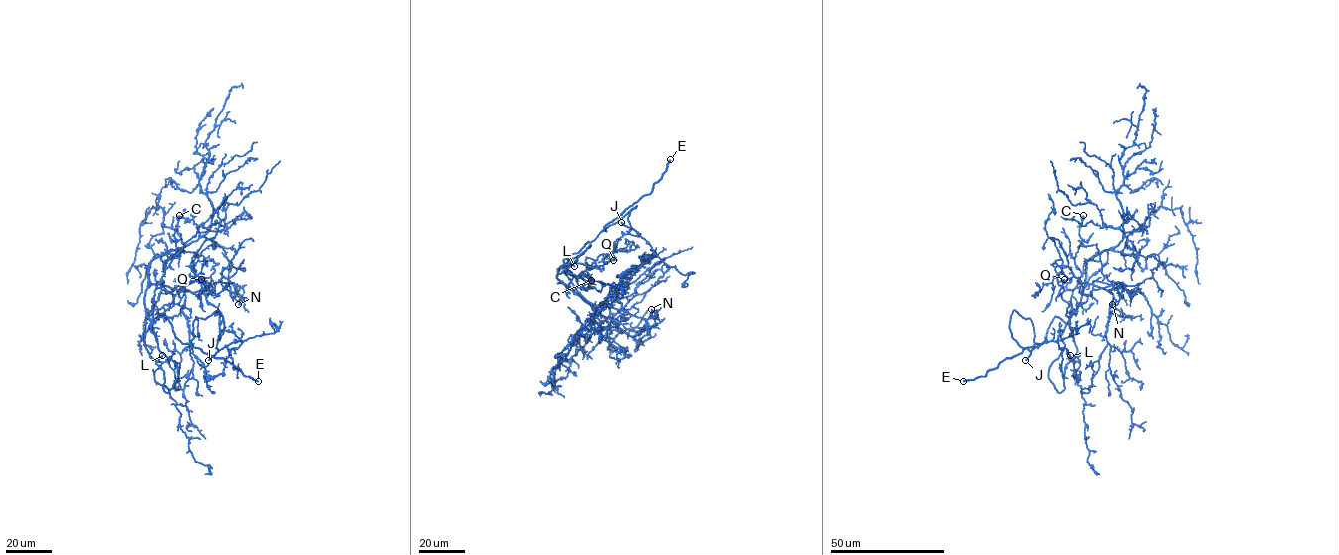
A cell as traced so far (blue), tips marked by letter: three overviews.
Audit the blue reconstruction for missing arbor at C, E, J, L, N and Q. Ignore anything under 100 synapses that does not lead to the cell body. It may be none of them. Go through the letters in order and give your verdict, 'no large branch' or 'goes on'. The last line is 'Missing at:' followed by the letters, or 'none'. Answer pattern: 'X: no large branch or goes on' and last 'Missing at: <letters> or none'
C: no large branch
E: goes on
J: goes on
L: goes on
N: no large branch
Q: no large branch
Missing at: E, J, L

